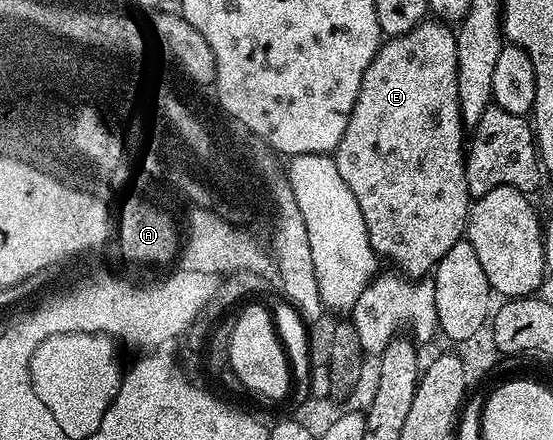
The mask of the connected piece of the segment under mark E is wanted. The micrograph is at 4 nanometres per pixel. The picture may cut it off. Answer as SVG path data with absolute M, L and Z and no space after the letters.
M424 21L416 25L413 29L409 29L404 35L396 35L388 38L386 41L380 42L379 52L373 57L373 61L369 61L369 65L365 69L365 77L361 81L361 89L357 93L357 101L353 105L353 113L349 117L349 121L345 125L345 133L341 137L341 141L335 146L333 158L337 165L337 173L341 173L341 177L345 181L345 185L349 185L353 197L357 197L357 205L361 205L361 217L365 217L365 229L369 233L369 245L373 245L376 256L392 259L393 262L399 263L398 270L407 277L427 277L434 272L435 267L439 264L439 259L445 257L445 253L449 253L449 249L453 249L453 245L457 245L459 239L464 238L467 230L467 213L473 202L472 196L467 193L467 182L465 181L465 128L463 118L459 112L459 102L457 101L457 41L455 40L455 31L448 24L442 21Z

